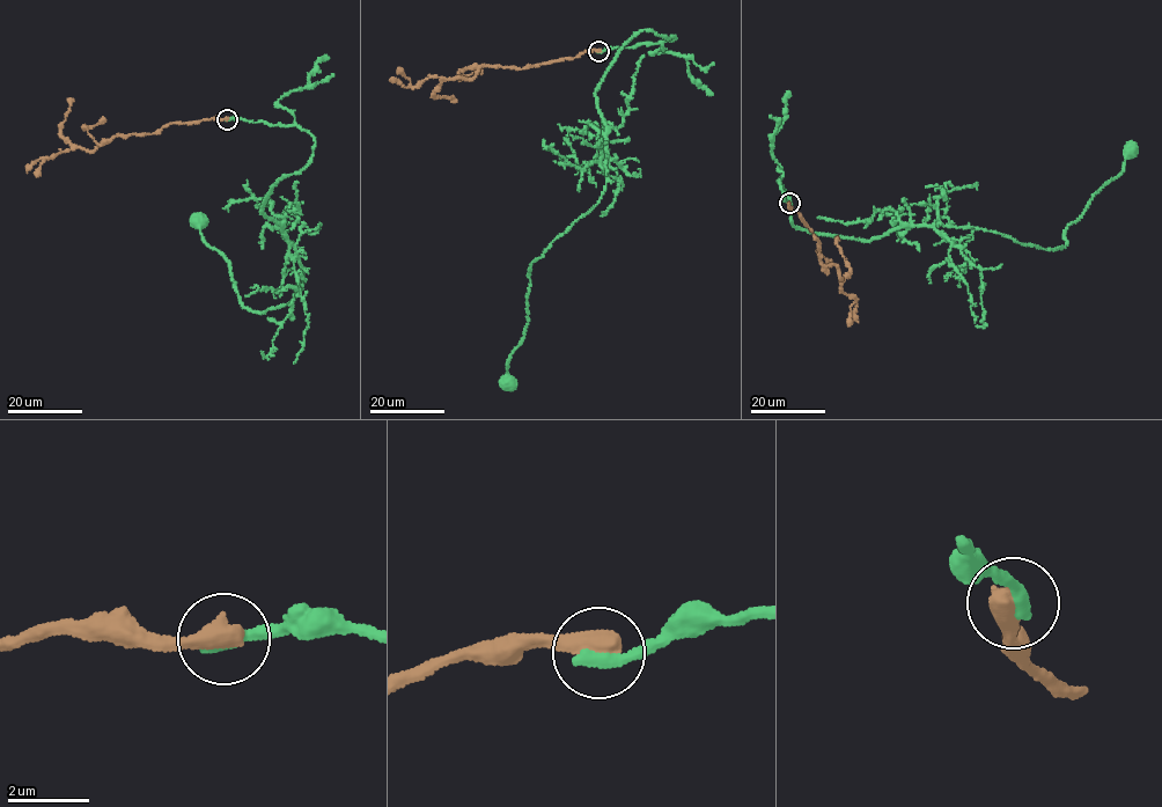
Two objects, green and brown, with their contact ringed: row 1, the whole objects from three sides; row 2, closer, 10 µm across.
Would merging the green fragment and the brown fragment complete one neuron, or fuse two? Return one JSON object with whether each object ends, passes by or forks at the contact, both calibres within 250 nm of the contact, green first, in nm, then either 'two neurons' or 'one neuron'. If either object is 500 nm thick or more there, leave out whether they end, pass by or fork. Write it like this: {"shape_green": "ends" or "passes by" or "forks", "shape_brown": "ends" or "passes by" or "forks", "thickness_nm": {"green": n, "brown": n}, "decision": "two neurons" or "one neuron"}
{"thickness_nm": {"green": 340, "brown": 600}, "decision": "two neurons"}

